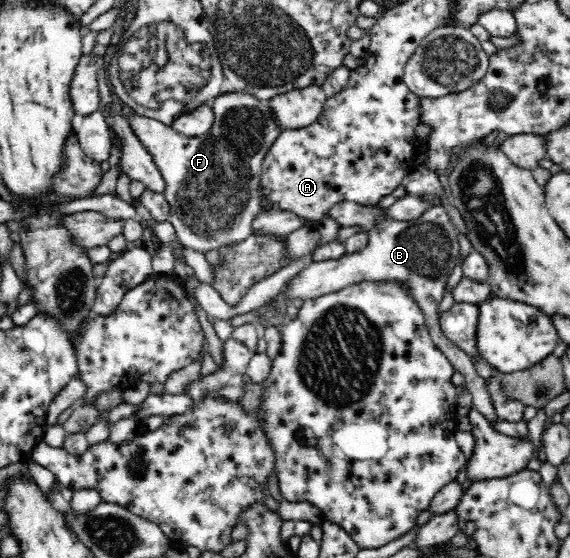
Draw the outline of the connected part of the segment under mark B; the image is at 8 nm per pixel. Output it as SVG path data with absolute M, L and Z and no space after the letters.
M435 202L435 205L416 219L391 220L382 226L367 230L366 233L369 236L368 245L362 251L346 253L340 259L312 262L287 280L280 290L280 297L286 297L287 303L291 304L294 299L316 299L318 296L335 293L351 283L364 280L394 281L398 284L406 282L412 296L424 312L432 341L450 360L455 372L464 376L463 385L472 394L473 407L494 425L494 421L499 421L499 417L494 411L486 381L476 372L472 358L444 335L439 324L439 305L444 297L448 277L457 273L454 267L460 263L458 229L451 221L451 209Z

